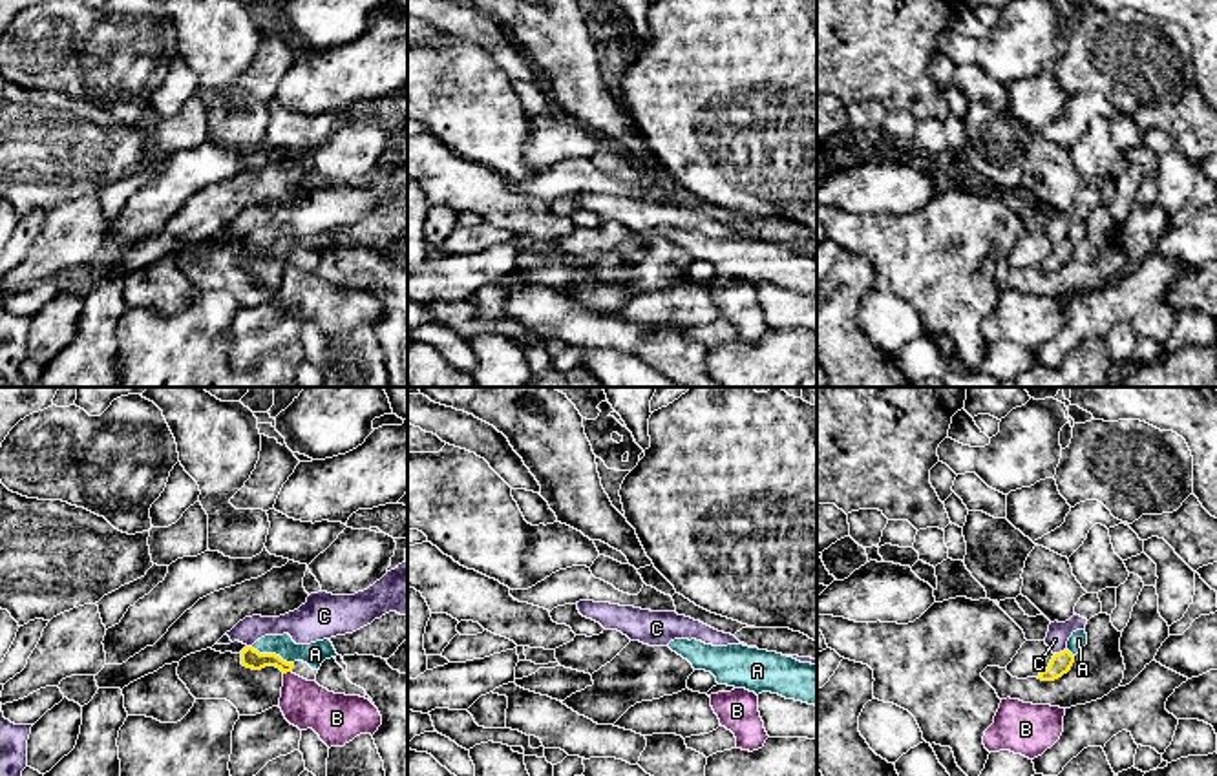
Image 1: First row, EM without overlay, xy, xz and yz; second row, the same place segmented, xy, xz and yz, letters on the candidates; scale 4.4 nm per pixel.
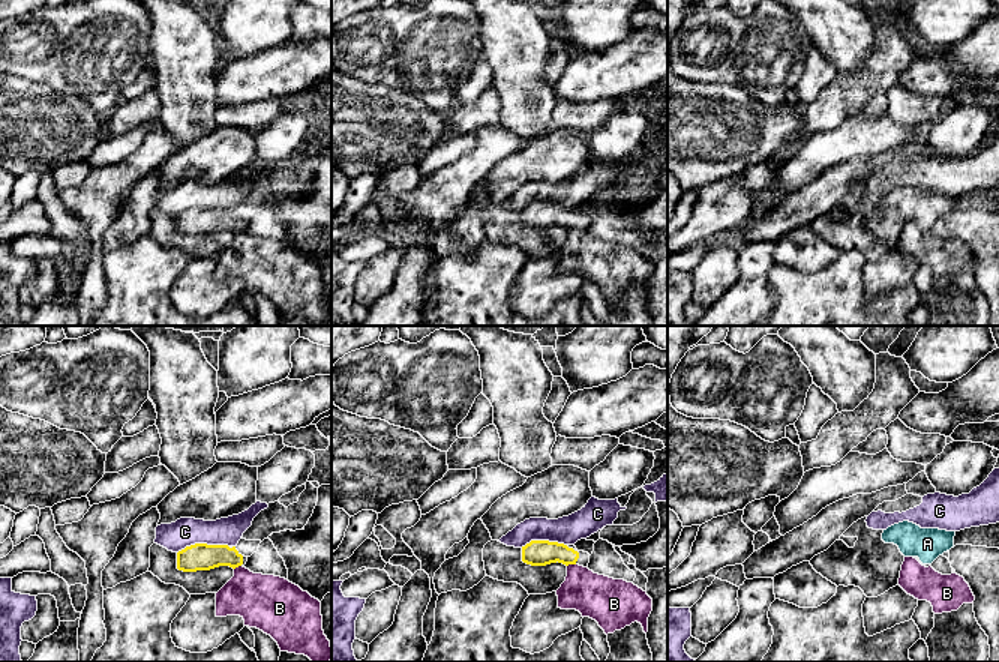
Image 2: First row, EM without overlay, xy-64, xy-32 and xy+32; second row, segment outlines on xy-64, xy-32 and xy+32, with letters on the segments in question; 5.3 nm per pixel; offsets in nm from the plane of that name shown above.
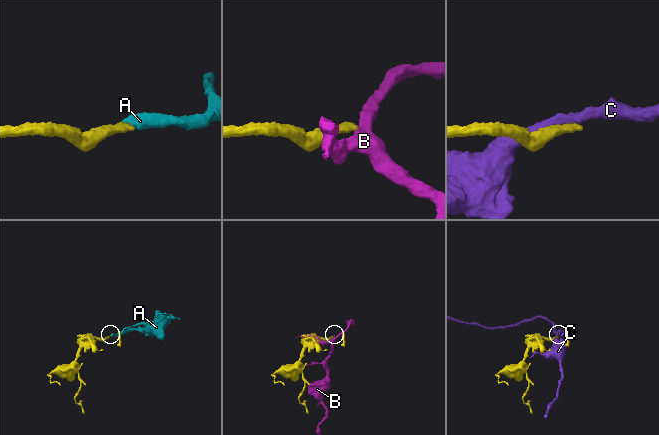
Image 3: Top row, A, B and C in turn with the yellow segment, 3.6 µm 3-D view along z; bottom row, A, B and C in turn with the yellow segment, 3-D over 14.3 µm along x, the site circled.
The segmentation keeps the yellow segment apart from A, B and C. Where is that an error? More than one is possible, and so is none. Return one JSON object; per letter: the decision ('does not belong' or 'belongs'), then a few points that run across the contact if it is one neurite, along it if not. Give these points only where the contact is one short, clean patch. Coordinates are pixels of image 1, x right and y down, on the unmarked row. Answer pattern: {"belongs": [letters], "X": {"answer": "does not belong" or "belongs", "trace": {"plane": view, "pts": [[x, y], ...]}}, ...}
{"belongs": ["A"], "A": {"answer": "belongs", "trace": {"plane": "xy", "pts": [[251, 249], [273, 245], [315, 245]]}}, "B": {"answer": "does not belong", "trace": {"plane": "xy", "pts": [[289, 262], [284, 265]]}}, "C": {"answer": "does not belong"}}

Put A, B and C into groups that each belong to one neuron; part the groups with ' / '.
A / B / C

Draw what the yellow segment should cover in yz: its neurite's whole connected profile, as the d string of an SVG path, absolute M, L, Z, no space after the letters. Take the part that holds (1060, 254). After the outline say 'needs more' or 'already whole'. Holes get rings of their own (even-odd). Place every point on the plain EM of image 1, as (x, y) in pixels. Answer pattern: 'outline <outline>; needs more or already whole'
outline M1085 219L1073 223L1073 226L1067 232L1067 239L1053 246L1049 257L1040 263L1038 270L1054 272L1067 265L1074 254L1074 246L1082 243L1085 236L1087 236Z; needs more

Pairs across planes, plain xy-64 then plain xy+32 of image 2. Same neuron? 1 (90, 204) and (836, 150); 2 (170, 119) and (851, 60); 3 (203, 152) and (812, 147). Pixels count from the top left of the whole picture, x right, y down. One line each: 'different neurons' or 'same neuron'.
1: same neuron
2: same neuron
3: different neurons

